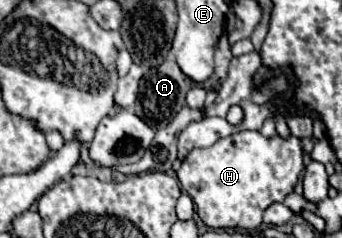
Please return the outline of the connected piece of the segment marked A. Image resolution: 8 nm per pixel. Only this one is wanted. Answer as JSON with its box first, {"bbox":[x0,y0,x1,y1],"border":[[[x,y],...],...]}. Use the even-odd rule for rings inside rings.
{"bbox":[135,57,195,131],"border":[[[167,57],[159,67],[153,67],[149,69],[143,77],[141,77],[141,83],[139,83],[139,95],[137,95],[137,101],[139,101],[139,111],[135,111],[135,115],[145,121],[153,131],[157,129],[163,129],[179,111],[181,107],[185,105],[185,95],[187,91],[195,87],[195,83],[181,73],[179,65],[175,63],[173,57]]]}

